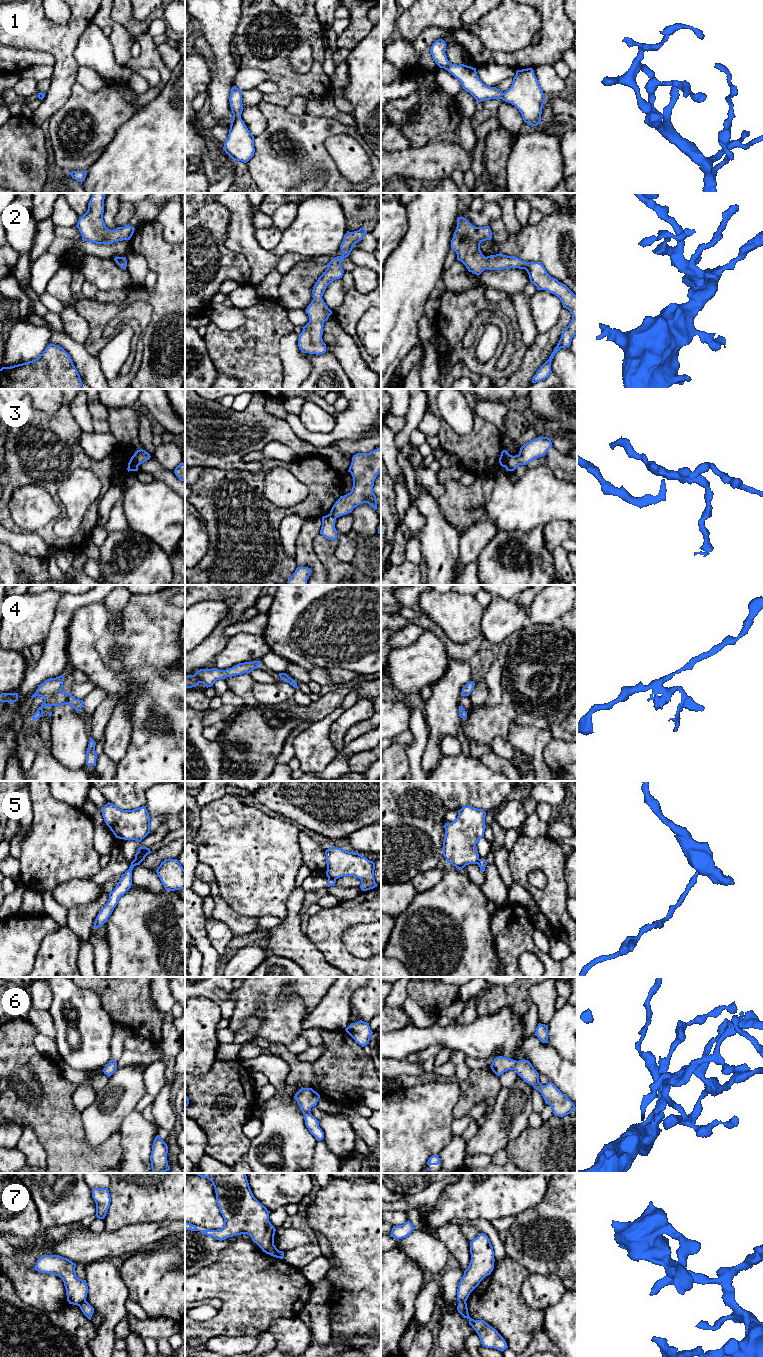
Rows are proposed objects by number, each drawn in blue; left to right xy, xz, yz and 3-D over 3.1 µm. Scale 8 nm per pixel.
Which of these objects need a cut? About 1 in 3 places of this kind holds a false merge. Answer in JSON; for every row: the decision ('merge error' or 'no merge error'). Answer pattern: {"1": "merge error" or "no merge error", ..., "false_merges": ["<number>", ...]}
{"1": "no merge error", "2": "no merge error", "3": "merge error", "4": "no merge error", "5": "merge error", "6": "no merge error", "7": "merge error", "false_merges": ["3", "5", "7"]}

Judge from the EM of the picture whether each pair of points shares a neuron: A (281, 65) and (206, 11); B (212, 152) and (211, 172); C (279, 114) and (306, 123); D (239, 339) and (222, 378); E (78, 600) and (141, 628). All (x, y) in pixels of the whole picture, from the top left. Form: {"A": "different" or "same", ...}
{"A": "different", "B": "same", "C": "same", "D": "different", "E": "different"}

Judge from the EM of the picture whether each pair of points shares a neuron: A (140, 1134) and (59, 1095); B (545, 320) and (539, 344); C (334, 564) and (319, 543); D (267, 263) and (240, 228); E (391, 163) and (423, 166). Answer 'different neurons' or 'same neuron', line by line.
A: different neurons
B: different neurons
C: same neuron
D: same neuron
E: same neuron

